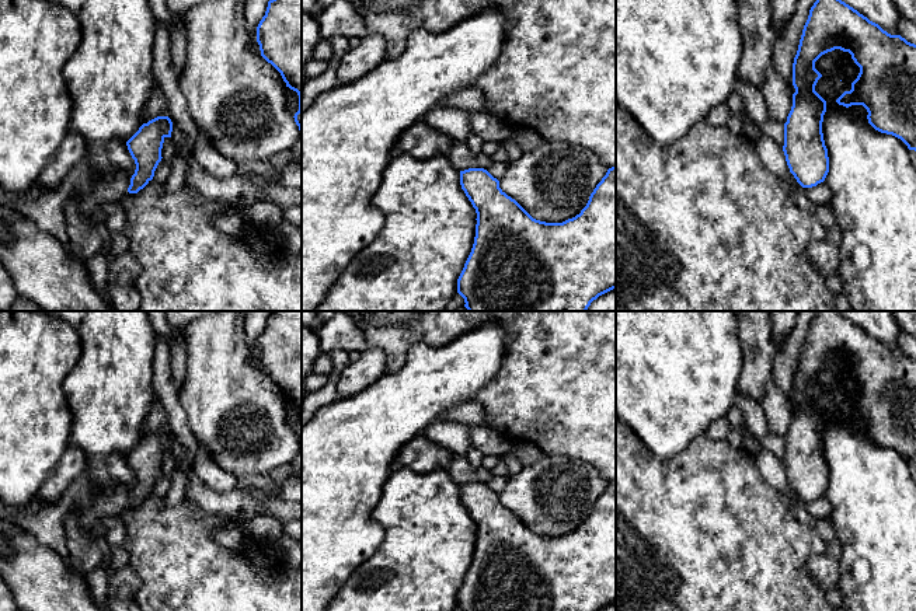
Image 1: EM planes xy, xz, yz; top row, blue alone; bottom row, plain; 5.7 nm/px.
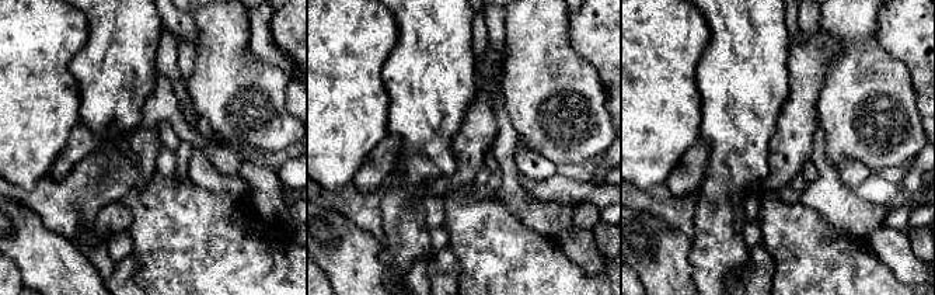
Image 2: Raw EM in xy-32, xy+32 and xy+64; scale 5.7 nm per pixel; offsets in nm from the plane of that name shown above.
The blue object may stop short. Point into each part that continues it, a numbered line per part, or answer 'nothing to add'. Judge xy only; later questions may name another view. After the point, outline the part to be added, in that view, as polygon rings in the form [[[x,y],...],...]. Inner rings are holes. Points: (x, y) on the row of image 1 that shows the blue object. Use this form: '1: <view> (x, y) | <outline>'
1: xy (46, 208) | [[[81,160],[52,189],[35,184],[27,192],[8,199],[7,191],[0,186],[0,205],[29,217],[42,231],[66,244],[66,205],[74,202],[81,214],[90,217],[104,203],[121,200],[128,193],[130,178],[132,175],[123,172],[95,178],[88,161]]]

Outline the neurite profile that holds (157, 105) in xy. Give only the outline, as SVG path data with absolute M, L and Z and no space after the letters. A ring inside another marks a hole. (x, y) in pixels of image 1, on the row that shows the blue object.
M156 84L149 101L144 104L143 107L143 115L142 115L142 125L147 123L149 121L157 118L157 116L168 116L173 122L173 132L171 132L171 139L178 144L184 140L184 132L175 125L170 109L168 109L168 101L161 90L161 87L159 84Z

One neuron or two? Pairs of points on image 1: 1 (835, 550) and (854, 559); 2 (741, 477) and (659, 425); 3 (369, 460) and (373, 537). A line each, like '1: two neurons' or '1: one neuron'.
1: two neurons
2: two neurons
3: one neuron

